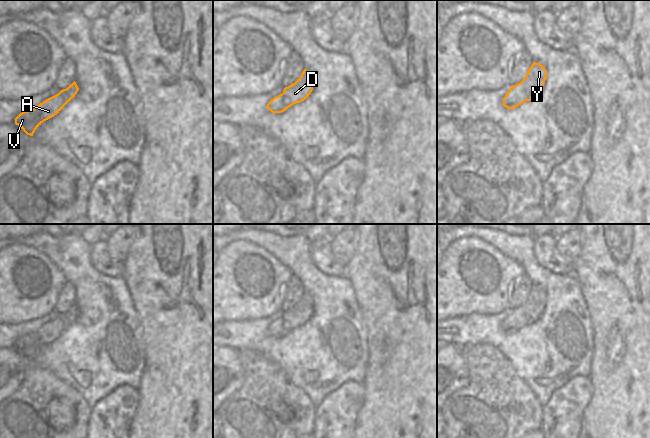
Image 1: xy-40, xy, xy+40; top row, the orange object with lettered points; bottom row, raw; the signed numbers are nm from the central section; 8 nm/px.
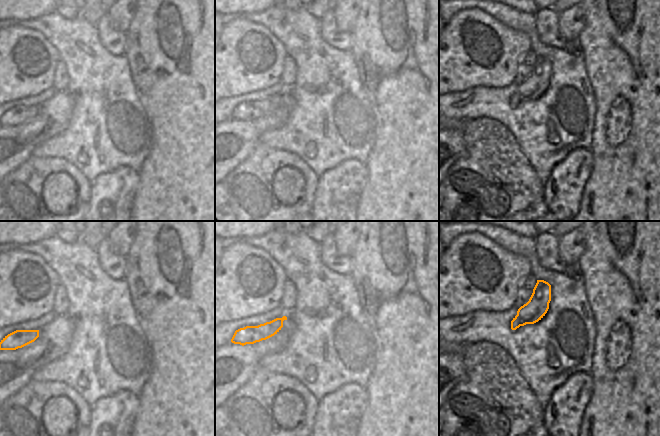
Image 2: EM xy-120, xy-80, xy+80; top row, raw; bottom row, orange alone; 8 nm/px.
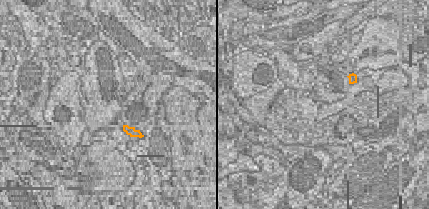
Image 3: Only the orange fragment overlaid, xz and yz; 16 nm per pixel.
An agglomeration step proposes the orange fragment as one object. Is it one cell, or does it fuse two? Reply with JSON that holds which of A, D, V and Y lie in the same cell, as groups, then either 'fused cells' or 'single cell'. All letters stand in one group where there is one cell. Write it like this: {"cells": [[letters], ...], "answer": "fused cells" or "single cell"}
{"cells": [["A", "D", "V", "Y"]], "answer": "single cell"}

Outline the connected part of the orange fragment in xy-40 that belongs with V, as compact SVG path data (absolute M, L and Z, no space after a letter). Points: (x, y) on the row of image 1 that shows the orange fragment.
M74 81L66 89L46 99L34 109L24 111L15 118L18 125L27 135L33 136L35 130L46 120L57 115L63 107L77 94L79 88Z

